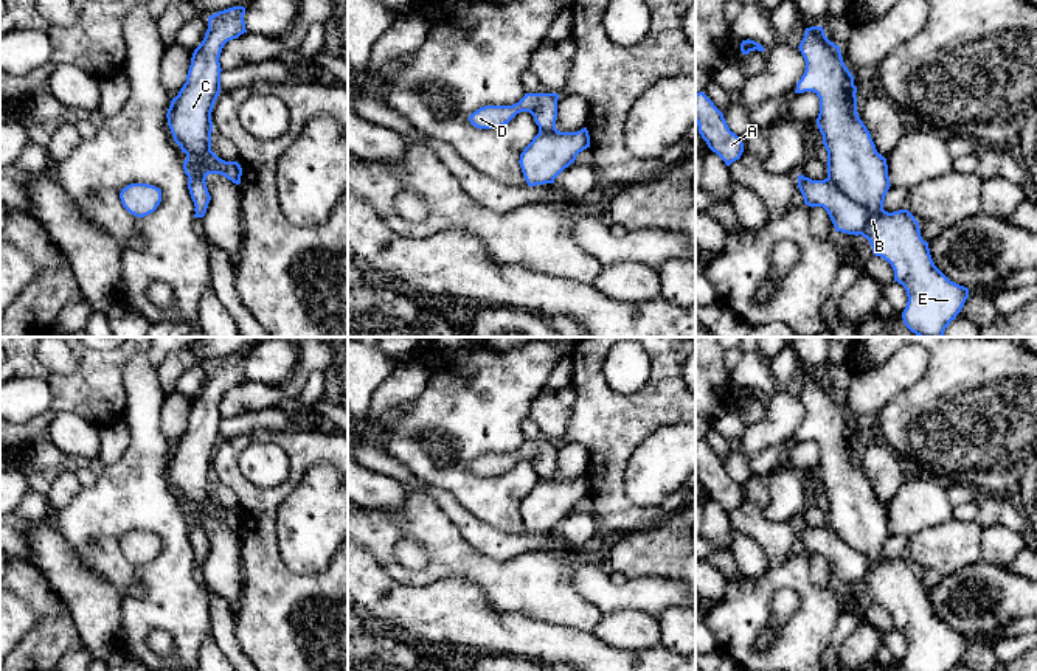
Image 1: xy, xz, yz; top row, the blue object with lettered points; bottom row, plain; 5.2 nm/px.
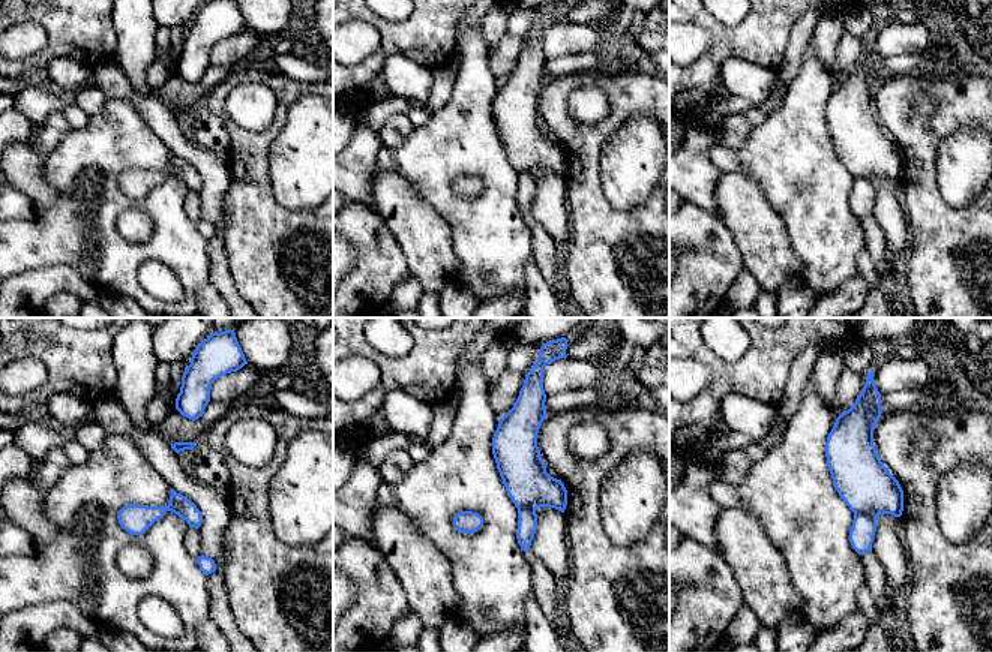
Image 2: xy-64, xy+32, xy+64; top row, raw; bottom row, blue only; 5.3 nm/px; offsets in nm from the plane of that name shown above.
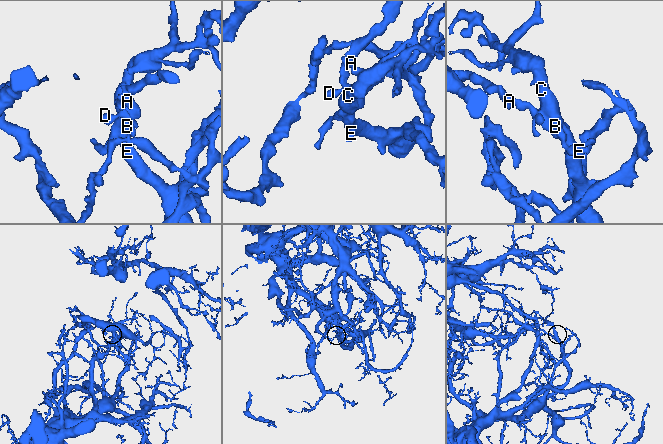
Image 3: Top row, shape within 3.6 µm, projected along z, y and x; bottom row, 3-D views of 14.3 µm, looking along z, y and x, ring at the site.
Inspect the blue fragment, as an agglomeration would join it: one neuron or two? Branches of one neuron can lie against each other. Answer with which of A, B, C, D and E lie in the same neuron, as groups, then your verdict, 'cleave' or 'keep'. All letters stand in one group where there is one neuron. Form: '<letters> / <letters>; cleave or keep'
A D / B C E; cleave

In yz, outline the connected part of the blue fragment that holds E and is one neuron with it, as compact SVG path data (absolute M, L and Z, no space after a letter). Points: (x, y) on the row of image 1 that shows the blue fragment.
M823 26L806 28L799 43L806 70L795 93L813 92L820 98L817 126L827 151L827 179L832 186L821 205L835 231L862 235L876 256L888 261L894 270L894 281L907 290L907 308L902 312L905 326L917 337L942 337L945 328L961 312L969 289L950 281L933 262L928 242L921 236L919 222L908 210L888 213L883 210L890 189L886 158L877 152L869 130L857 113L857 87L854 76L843 62L840 47L831 42Z

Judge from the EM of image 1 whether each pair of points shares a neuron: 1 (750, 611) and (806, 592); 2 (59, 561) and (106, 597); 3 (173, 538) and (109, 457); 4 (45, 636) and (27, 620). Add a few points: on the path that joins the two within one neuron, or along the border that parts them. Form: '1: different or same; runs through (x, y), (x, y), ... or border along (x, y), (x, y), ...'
1: same; runs through (761, 595), (775, 581), (790, 581)
2: same; runs through (70, 572), (95, 597)
3: different; border along (128, 427), (129, 445), (106, 466)
4: different; border along (19, 594), (38, 615), (38, 622), (16, 643)

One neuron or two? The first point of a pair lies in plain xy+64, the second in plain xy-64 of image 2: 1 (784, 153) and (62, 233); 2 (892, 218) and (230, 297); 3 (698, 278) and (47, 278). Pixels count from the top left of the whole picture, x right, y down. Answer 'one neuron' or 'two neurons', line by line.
1: one neuron
2: two neurons
3: one neuron

